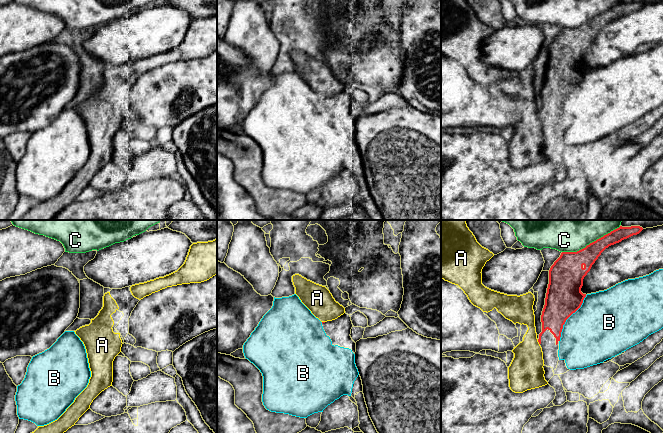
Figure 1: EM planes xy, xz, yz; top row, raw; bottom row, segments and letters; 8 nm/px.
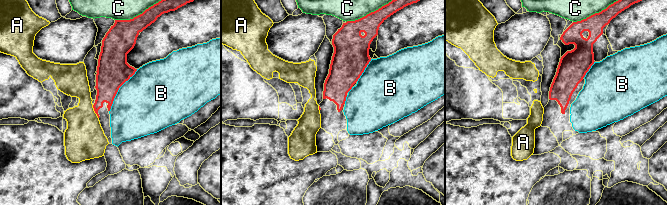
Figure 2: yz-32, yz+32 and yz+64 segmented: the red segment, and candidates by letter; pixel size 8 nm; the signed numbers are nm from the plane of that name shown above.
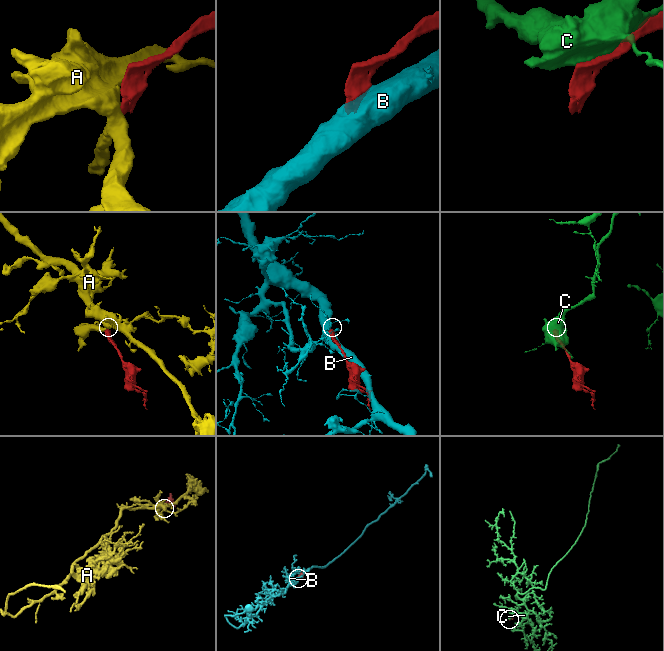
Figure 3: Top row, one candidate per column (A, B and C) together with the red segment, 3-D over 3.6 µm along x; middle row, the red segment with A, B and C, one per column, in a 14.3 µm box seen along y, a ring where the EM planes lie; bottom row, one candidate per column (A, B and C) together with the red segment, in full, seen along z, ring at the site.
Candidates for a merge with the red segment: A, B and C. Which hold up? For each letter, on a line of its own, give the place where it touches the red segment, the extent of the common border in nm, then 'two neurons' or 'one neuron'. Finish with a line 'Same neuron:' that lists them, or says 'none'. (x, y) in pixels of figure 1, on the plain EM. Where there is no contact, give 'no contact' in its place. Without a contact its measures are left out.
A: yz (538, 117) | 50 nm | one neuron
B: yz (568, 93) | 440 nm | two neurons
C: yz (592, 18) | 500 nm | two neurons
Same neuron: A

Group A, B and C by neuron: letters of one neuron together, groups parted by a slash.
A / B / C

